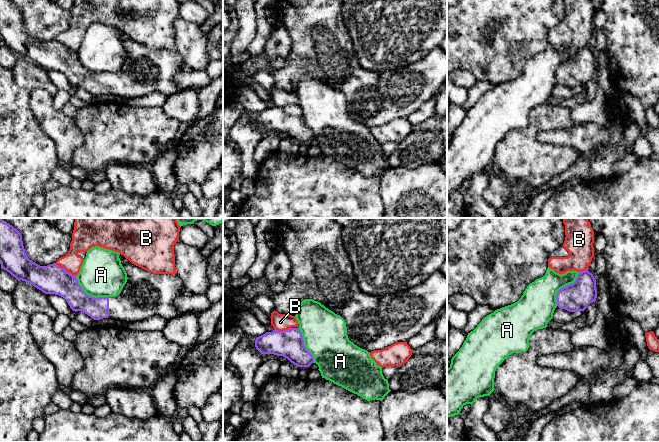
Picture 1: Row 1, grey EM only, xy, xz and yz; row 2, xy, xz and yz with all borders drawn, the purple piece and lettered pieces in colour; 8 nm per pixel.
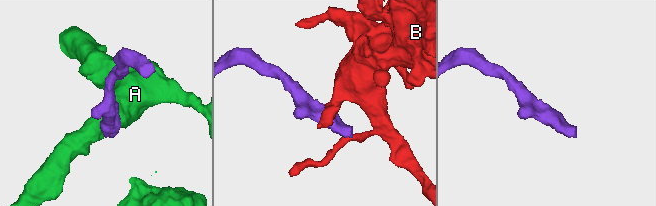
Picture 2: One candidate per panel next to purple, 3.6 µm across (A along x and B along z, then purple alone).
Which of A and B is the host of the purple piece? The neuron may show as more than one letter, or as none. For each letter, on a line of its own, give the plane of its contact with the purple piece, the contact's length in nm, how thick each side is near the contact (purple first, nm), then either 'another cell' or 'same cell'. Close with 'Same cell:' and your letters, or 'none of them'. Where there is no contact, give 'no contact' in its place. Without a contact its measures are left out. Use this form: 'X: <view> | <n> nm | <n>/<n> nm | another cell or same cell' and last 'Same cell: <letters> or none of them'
A: yz | 320 nm | 220/280 nm | another cell
B: xy | 200 nm | 240/160 nm | another cell
Same cell: none of them

